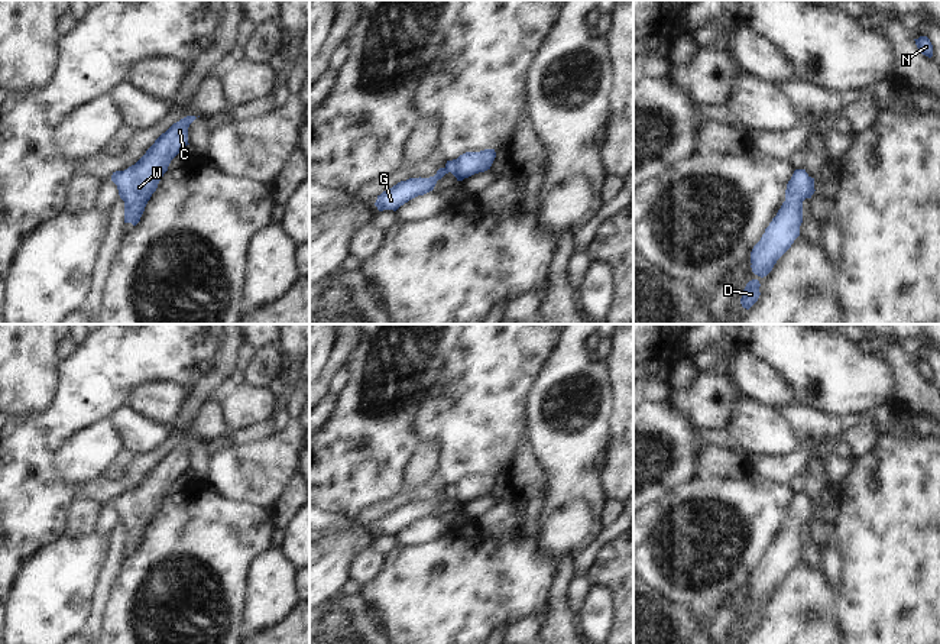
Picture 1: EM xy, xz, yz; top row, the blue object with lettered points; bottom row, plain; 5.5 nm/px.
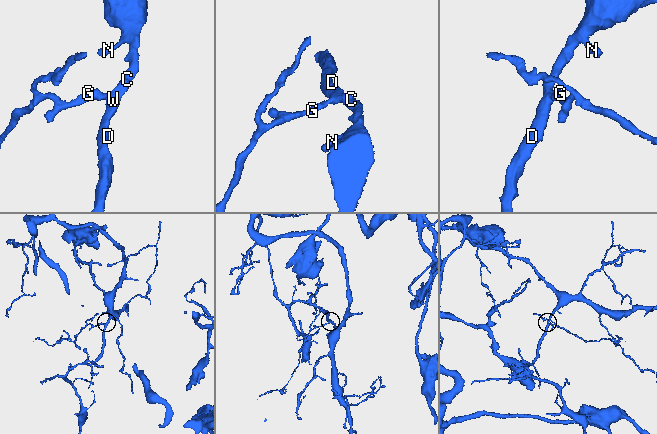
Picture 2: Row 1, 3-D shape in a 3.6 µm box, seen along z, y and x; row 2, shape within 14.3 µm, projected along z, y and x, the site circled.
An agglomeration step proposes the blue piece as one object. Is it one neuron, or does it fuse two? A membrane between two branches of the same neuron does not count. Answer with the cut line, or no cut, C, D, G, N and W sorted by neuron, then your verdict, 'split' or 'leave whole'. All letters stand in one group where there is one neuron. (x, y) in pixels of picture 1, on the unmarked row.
no cut | C D G N W | leave whole

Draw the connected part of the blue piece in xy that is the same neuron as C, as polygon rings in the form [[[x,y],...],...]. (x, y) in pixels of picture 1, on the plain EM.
[[[187,440],[162,457],[146,478],[124,495],[116,495],[111,505],[124,525],[124,547],[136,550],[171,485],[187,470],[188,452],[195,440]]]

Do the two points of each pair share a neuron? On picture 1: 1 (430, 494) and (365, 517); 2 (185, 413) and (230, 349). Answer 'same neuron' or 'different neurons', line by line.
1: same neuron
2: same neuron

